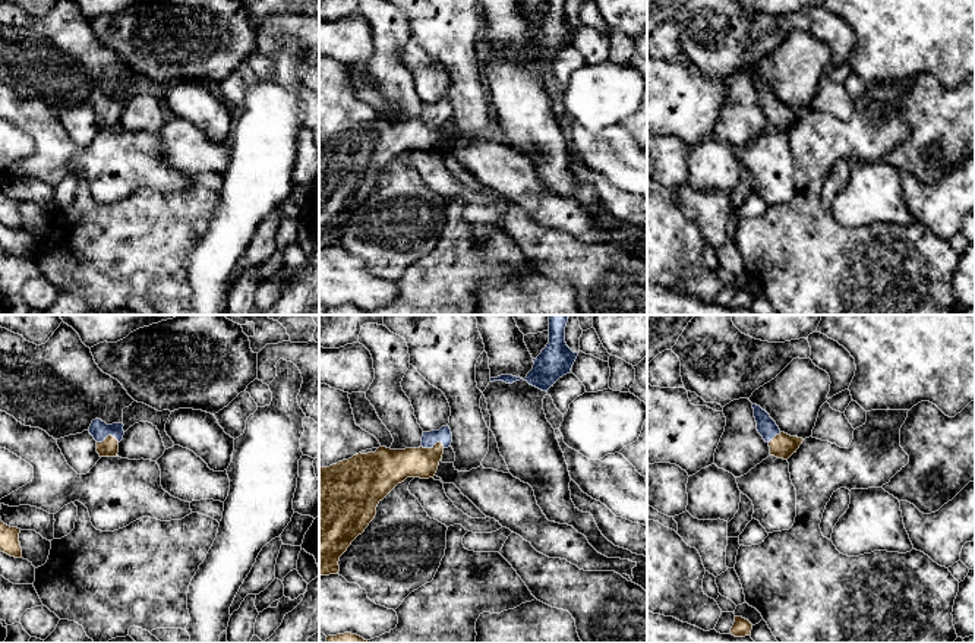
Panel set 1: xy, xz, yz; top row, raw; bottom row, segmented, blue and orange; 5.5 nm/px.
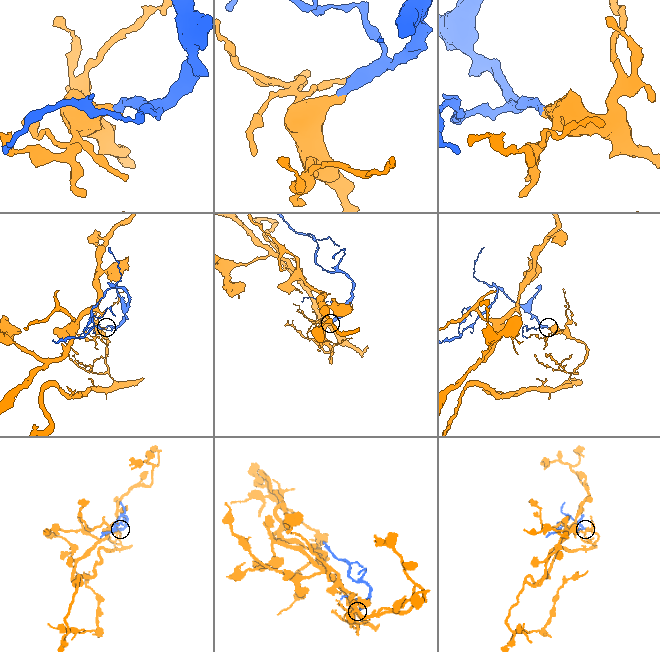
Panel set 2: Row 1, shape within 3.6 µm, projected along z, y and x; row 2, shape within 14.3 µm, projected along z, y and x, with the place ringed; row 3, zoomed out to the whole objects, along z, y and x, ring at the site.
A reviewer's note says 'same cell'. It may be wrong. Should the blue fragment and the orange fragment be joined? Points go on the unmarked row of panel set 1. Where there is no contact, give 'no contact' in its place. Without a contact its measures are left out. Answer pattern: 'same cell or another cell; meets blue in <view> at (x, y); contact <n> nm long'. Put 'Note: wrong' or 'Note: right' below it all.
same cell; meets blue in xz at (432, 117); contact 140 nm long
Note: right

